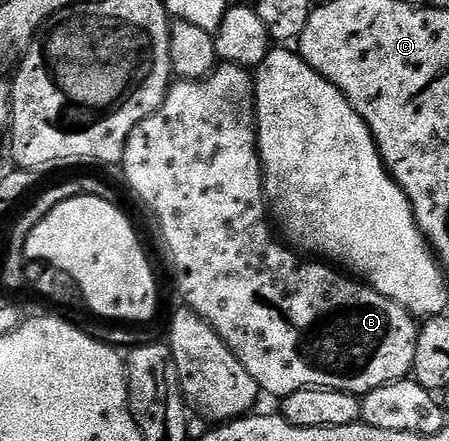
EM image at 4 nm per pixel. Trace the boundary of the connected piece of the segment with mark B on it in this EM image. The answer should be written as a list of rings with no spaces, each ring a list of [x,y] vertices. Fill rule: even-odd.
[[[222,63],[203,80],[178,79],[170,87],[158,112],[148,116],[127,138],[124,168],[125,180],[133,187],[134,194],[157,215],[157,220],[161,223],[161,236],[173,255],[173,268],[177,271],[177,292],[185,299],[182,300],[184,307],[202,316],[217,331],[225,345],[233,351],[235,358],[243,362],[247,374],[255,378],[266,397],[284,398],[295,394],[295,390],[304,388],[334,388],[360,398],[379,386],[406,379],[412,373],[419,331],[415,317],[403,306],[391,302],[391,298],[383,298],[383,294],[379,294],[368,284],[328,263],[313,262],[317,264],[311,265],[309,272],[301,268],[300,262],[296,260],[298,257],[275,235],[265,195],[265,171],[261,168],[261,154],[257,151],[257,98],[255,80],[250,69],[240,68],[237,64]]]

